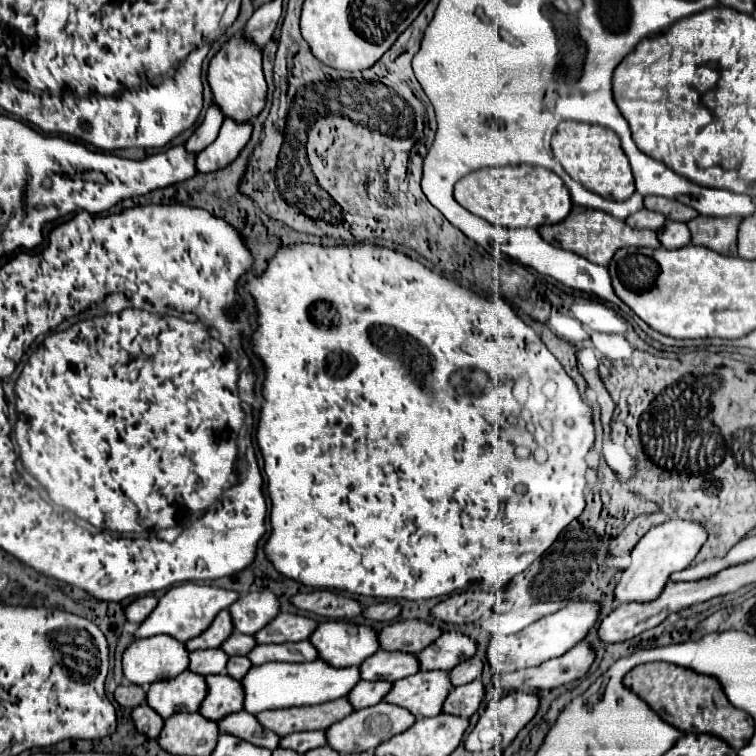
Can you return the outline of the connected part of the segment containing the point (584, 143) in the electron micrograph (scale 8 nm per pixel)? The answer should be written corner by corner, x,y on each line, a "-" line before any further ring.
561,122
555,128
551,148
559,164
565,168
565,172
573,180
581,182
587,190
617,202
627,200
635,192
629,160
613,130
603,126
593,126
587,122

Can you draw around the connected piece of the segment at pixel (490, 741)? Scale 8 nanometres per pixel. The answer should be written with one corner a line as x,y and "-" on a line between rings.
511,692
499,700
493,700
487,710
481,714
477,726
471,730
471,734
465,738
465,748
471,752
479,750
491,750
491,748
507,748
513,738
523,730
523,726
535,716
539,708
539,696
533,692

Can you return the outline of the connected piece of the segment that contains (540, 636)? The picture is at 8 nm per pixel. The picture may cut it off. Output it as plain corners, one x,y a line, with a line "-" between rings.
573,602
573,604
567,604
559,612
543,616
541,620
529,624
527,628
523,628
517,634
511,634
503,640
493,638
491,644
489,644
489,650
487,650
489,664
495,668
497,674
505,674
505,672
515,672
515,670
521,670
521,668
541,664
549,658
557,658
557,656
565,654
567,650
571,650
577,642
585,640
589,630
599,620
599,614
601,614
601,604
599,602

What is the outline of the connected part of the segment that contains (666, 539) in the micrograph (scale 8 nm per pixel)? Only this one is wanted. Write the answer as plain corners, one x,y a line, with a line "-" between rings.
673,520
651,528
633,548
631,566
621,574
621,580
615,588
615,600
623,604
623,602
649,602
657,598
669,576
693,562
703,542
705,542
705,530
697,522

